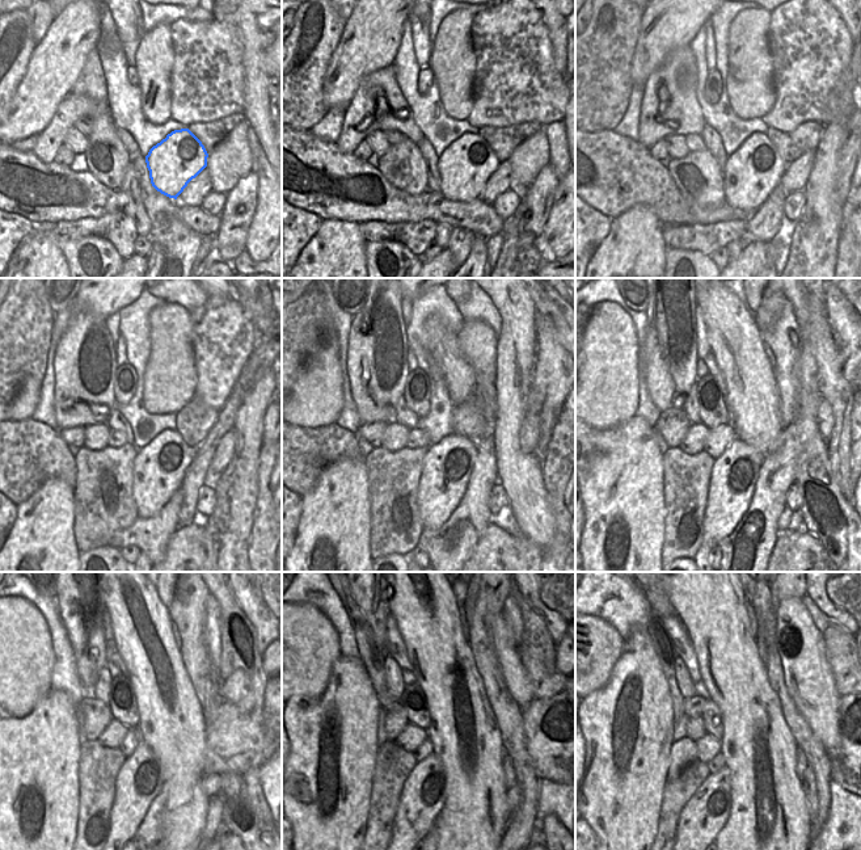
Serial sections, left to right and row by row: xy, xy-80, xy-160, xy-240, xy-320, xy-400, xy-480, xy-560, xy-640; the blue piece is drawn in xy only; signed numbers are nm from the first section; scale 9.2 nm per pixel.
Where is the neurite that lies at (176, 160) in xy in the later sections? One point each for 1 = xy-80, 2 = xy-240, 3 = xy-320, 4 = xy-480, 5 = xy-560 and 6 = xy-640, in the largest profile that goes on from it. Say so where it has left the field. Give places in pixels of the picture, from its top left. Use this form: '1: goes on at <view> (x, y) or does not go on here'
1: goes on at xy-80 (464, 167)
2: goes on at xy-240 (159, 467)
3: goes on at xy-320 (447, 466)
4: goes on at xy-480 (139, 779)
5: goes on at xy-560 (422, 798)
6: goes on at xy-640 (701, 819)

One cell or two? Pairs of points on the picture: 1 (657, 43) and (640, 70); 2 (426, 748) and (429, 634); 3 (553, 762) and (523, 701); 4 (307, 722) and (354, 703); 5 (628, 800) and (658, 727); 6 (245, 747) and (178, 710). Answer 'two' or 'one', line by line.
1: one
2: two
3: two
4: one
5: one
6: two

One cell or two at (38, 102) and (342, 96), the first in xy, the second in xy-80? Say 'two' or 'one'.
one

